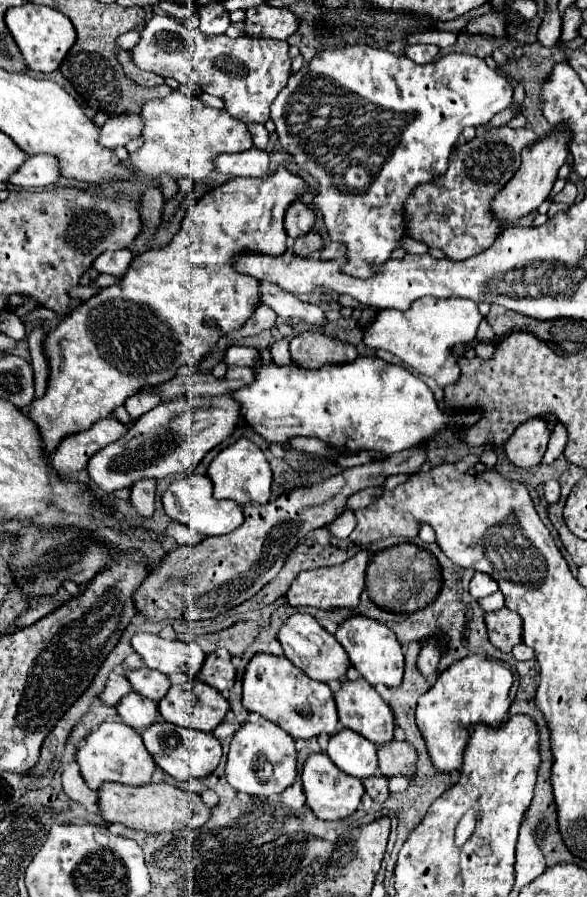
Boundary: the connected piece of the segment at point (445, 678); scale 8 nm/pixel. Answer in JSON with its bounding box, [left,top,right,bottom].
[415,655,517,773]

